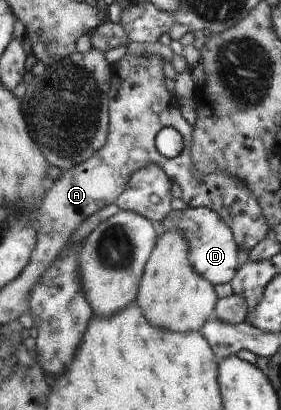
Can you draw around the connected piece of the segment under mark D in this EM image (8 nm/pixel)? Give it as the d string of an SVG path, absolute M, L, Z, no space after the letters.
M190 207L185 209L172 211L162 221L162 229L164 233L168 231L180 231L186 236L188 247L188 255L190 256L194 271L207 279L212 285L220 285L220 283L230 283L234 275L236 275L236 267L238 267L238 242L235 239L234 232L228 227L227 222L219 216L214 210L207 207Z

